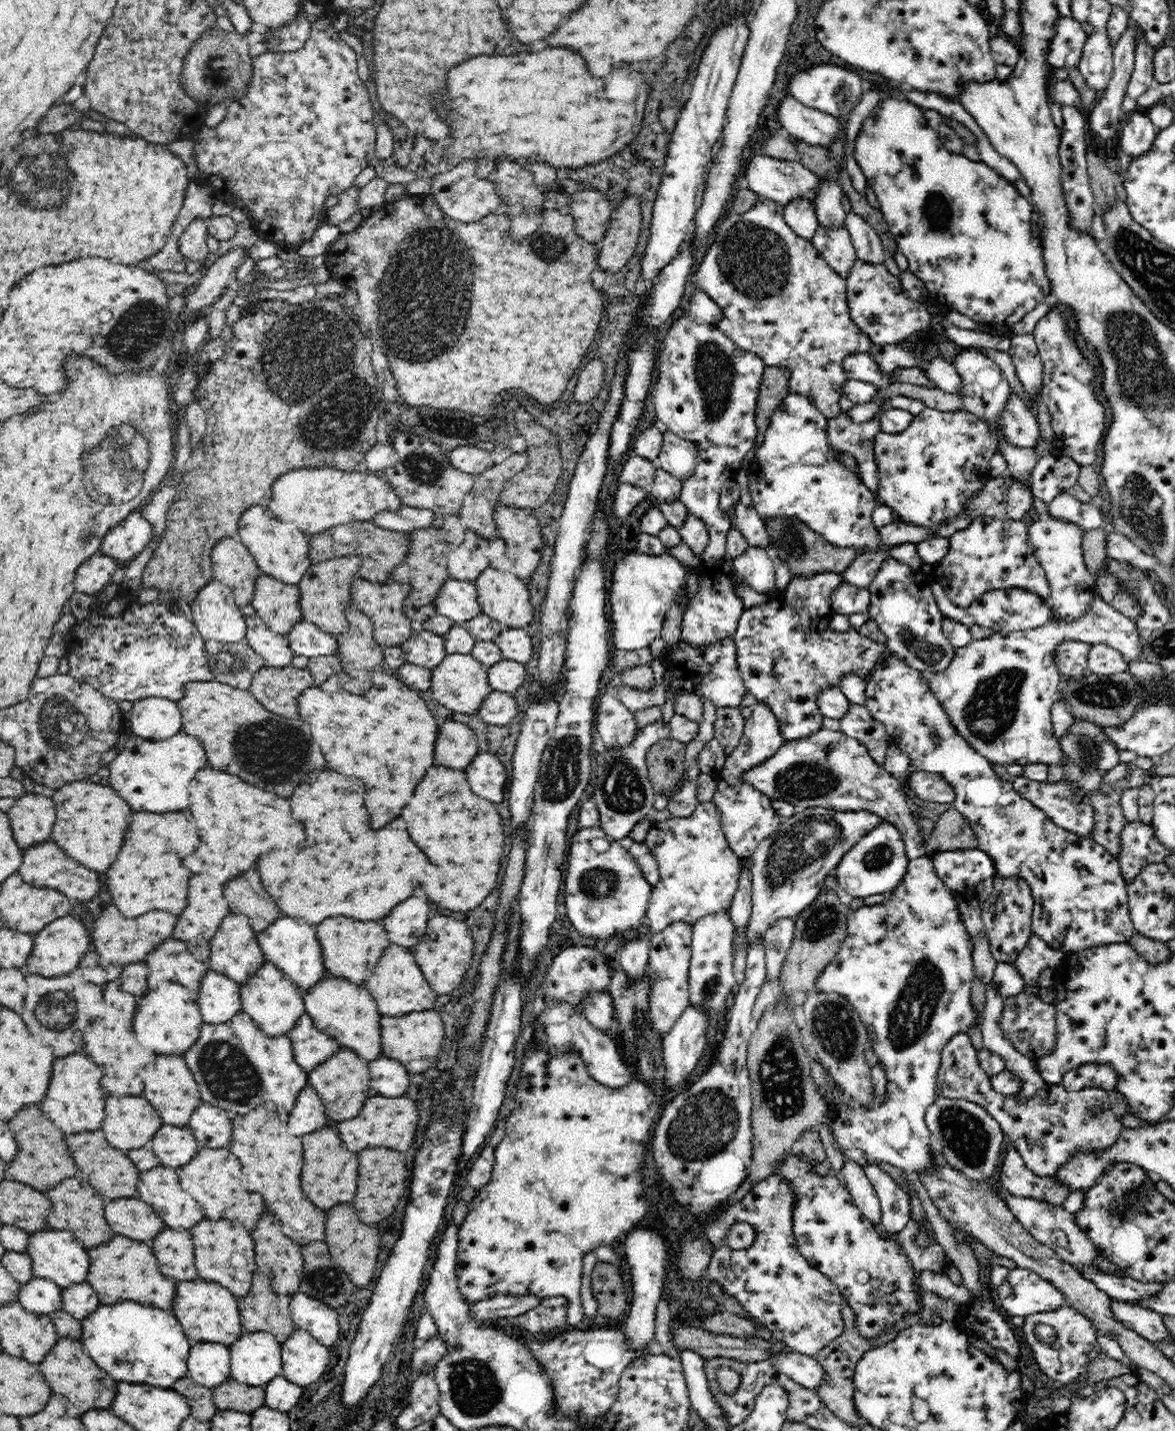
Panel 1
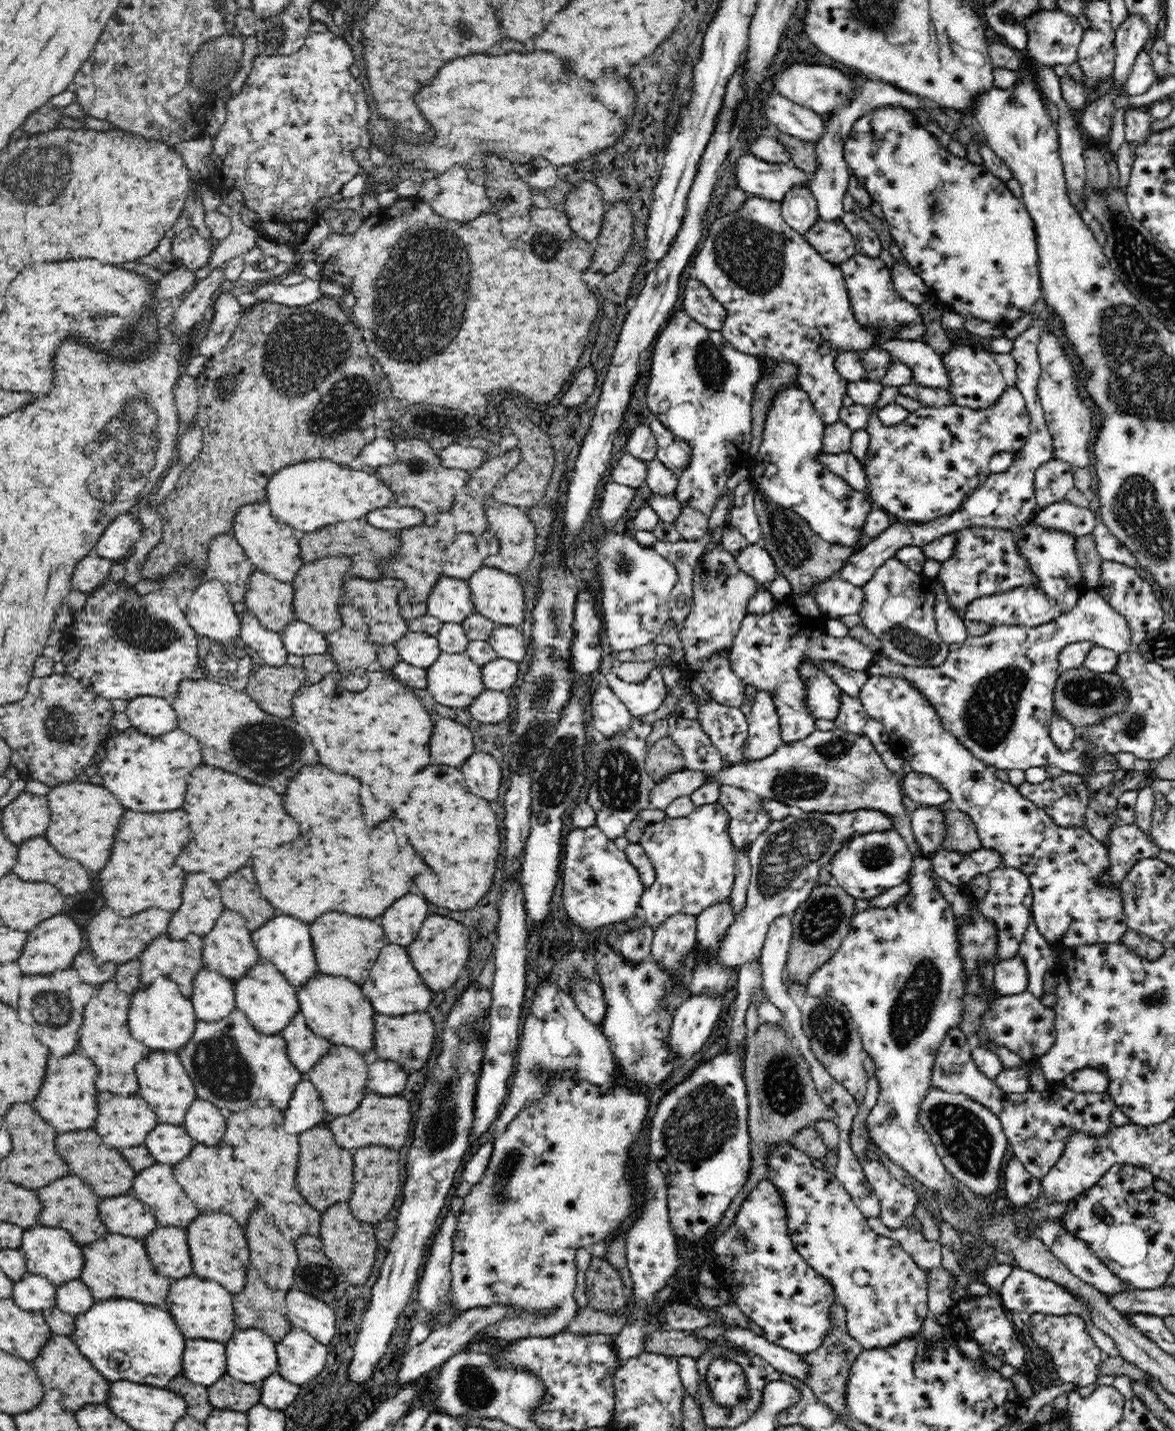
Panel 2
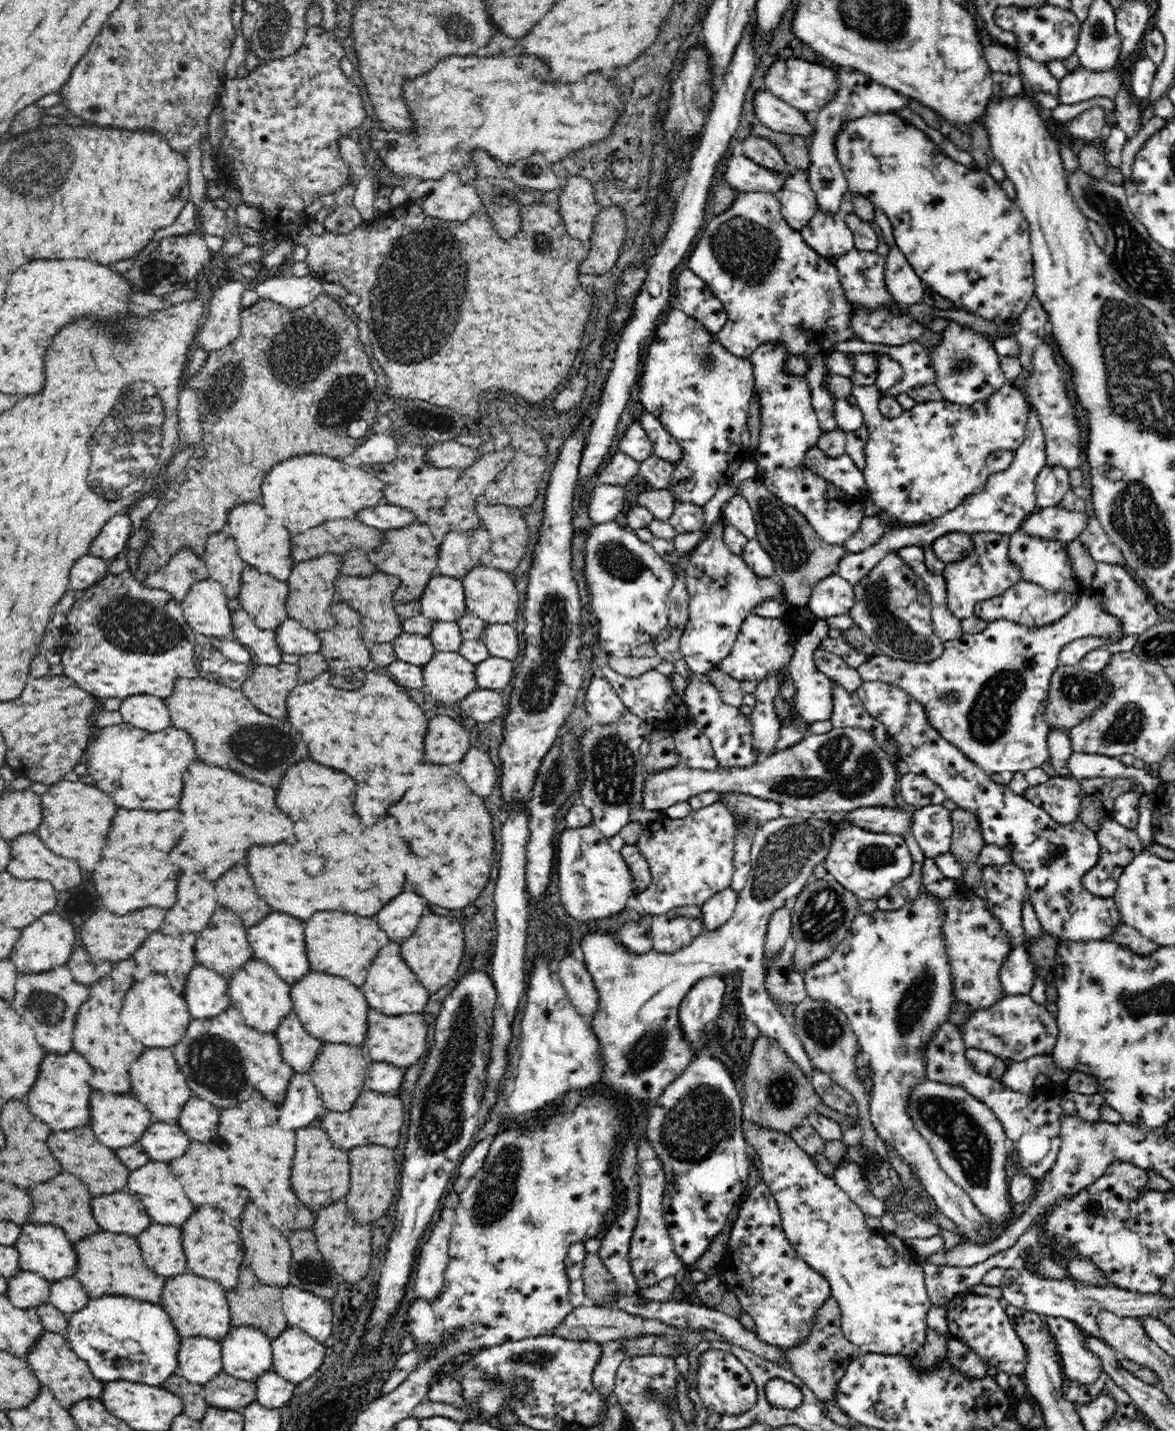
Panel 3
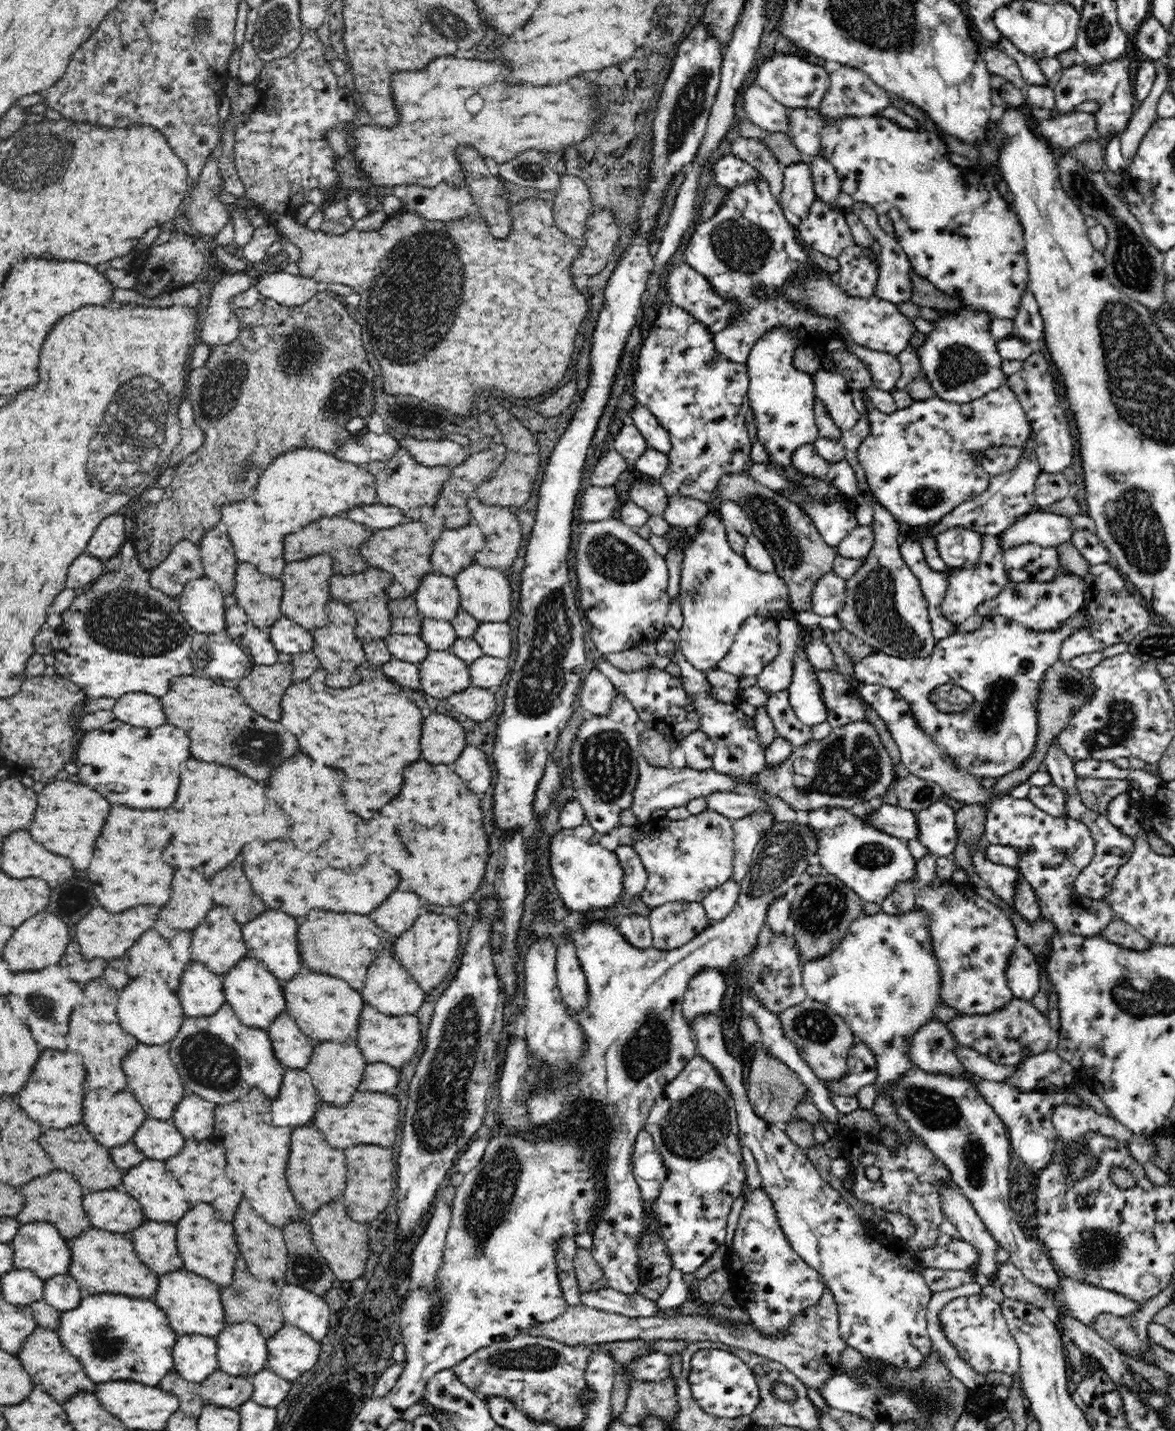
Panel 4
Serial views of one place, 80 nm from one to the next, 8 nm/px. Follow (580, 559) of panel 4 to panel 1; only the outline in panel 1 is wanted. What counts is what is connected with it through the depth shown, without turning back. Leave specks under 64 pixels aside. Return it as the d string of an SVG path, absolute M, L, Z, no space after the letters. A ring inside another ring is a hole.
M645 552L618 554L610 582L610 620L616 648L640 650L660 637L666 613L678 590L686 584L688 571L669 554L650 555Z

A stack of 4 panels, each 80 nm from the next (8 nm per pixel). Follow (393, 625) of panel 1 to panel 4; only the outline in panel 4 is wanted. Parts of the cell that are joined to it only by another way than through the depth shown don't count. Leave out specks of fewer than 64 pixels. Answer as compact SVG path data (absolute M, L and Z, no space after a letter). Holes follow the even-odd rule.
M368 566L366 569L365 572L354 575L333 576L329 581L329 589L333 600L353 610L357 620L354 632L362 642L368 643L372 640L383 640L386 636L390 636L392 616L390 609L388 609L390 598L386 594L386 588L391 586L394 578L376 567Z

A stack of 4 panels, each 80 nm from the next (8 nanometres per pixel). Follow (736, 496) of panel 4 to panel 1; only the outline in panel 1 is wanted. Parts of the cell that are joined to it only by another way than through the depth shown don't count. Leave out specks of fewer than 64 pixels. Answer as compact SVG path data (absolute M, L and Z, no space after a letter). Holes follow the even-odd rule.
M794 516L763 517L770 538L771 554L775 560L785 560L791 568L792 578L809 579L818 573L841 573L856 560L859 550L853 547L838 547L827 542Z

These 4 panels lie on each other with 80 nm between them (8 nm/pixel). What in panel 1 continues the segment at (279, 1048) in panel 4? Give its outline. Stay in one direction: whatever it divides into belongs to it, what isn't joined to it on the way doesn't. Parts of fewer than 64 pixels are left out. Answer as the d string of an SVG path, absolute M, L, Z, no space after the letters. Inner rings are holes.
M306 1012L287 1036L290 1037L295 1062L307 1073L326 1062L342 1047L334 1038L316 1030Z

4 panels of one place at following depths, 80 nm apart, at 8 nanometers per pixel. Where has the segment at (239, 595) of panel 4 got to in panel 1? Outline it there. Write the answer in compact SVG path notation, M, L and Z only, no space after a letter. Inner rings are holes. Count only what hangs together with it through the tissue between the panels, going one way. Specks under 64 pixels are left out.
M260 575L256 579L250 604L271 631L287 635L303 620L298 600L297 585L288 585L269 575Z

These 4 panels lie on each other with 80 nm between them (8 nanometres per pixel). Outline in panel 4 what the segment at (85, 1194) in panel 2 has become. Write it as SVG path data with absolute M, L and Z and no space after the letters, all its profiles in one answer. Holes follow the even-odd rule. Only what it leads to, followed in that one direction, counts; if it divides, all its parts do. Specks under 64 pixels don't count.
M55 1168L46 1175L32 1178L24 1186L20 1186L19 1191L22 1193L23 1206L16 1219L21 1224L30 1222L53 1224L65 1239L74 1238L93 1227L82 1206L82 1196L86 1190L66 1171Z

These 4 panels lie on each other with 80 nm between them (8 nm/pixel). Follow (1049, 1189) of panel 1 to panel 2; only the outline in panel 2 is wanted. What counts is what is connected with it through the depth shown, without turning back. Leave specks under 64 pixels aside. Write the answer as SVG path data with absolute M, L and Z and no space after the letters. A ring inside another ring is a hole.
M1011 1157L1004 1170L1003 1189L1015 1205L1030 1205L1042 1190L1041 1179L1026 1170L1018 1157Z

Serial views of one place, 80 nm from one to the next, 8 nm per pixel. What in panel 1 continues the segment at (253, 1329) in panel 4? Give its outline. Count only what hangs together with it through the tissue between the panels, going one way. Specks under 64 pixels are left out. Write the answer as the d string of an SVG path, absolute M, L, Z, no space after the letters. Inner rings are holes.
M244 1331L232 1342L230 1376L248 1386L261 1386L282 1376L281 1344L273 1334L264 1331Z

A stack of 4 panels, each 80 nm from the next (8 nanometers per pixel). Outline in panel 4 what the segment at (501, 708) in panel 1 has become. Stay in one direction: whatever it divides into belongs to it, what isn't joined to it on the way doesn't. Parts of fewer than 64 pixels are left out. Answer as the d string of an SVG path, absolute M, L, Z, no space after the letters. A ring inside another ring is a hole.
M471 686L456 694L450 694L447 701L454 706L455 710L476 722L484 722L496 712L494 690Z

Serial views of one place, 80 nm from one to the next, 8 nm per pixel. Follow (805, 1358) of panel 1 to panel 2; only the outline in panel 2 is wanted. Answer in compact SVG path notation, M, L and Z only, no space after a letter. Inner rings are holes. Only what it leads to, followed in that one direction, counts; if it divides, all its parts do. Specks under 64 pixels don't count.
M728 1327L723 1339L728 1339L730 1343L734 1343L734 1346L738 1345L738 1347L762 1357L776 1370L789 1374L802 1382L806 1383L810 1376L808 1363L799 1354L766 1340L766 1337L762 1337L762 1335L756 1335L748 1328Z

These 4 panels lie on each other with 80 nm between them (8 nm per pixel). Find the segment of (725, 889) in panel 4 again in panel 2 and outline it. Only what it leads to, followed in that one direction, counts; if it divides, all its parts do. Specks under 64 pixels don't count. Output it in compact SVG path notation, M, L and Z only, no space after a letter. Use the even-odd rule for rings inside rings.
M730 896L724 902L708 906L697 916L697 950L714 951L719 939L726 934L727 927L734 922L735 912L729 898Z

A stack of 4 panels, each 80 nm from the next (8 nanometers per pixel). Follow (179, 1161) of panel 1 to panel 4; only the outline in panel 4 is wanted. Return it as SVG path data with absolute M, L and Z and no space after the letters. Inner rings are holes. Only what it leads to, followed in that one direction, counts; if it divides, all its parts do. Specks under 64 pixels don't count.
M156 1118L146 1120L132 1138L146 1158L161 1161L178 1154L185 1139L172 1120L164 1121Z

